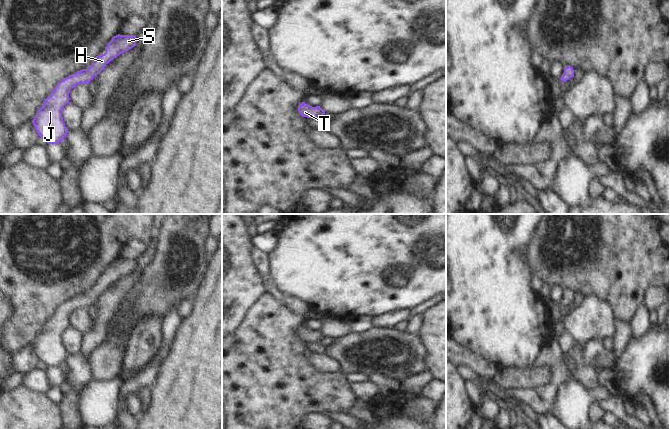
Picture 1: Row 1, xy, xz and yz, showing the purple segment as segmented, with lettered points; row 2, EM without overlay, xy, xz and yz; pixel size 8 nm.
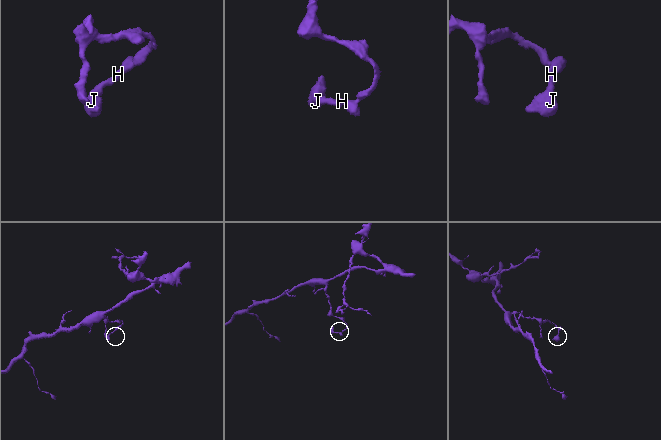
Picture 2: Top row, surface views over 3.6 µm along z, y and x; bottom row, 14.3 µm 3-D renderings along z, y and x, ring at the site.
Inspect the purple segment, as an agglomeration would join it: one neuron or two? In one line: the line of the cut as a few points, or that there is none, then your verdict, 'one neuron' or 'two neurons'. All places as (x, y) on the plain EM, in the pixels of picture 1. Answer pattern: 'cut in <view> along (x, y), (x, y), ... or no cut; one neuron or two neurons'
no cut; one neuron

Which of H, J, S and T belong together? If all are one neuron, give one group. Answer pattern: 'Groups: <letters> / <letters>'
Groups: H J S T

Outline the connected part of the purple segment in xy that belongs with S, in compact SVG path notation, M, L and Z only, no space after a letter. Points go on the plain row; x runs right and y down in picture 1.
M118 258L112 261L105 271L105 277L96 280L89 292L82 293L58 306L32 344L38 359L48 368L59 368L69 356L61 336L69 327L70 314L77 308L88 308L111 284L136 270L136 265L136 259Z

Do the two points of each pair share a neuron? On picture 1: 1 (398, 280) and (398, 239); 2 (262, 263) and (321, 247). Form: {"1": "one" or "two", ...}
{"1": "one", "2": "two"}

